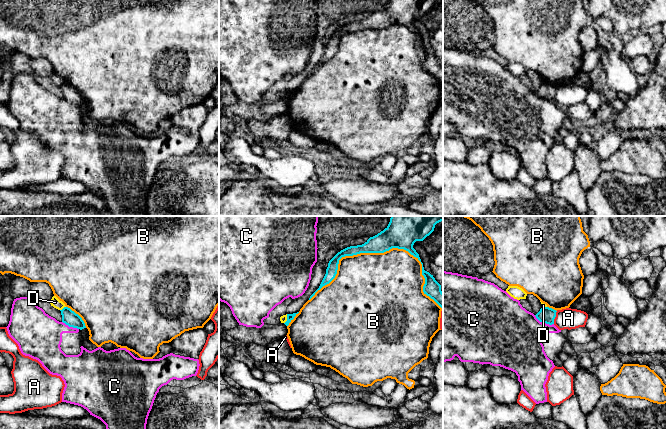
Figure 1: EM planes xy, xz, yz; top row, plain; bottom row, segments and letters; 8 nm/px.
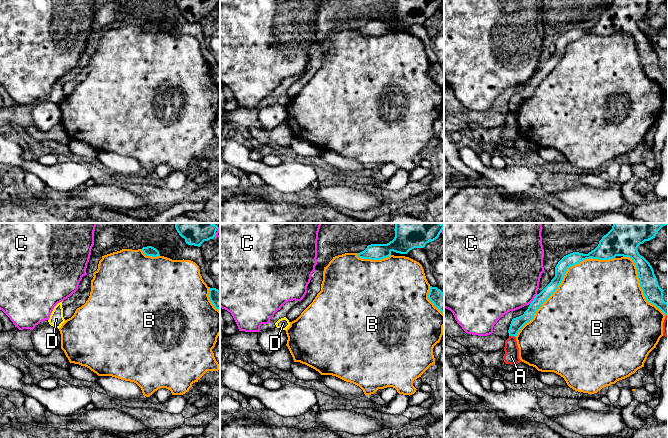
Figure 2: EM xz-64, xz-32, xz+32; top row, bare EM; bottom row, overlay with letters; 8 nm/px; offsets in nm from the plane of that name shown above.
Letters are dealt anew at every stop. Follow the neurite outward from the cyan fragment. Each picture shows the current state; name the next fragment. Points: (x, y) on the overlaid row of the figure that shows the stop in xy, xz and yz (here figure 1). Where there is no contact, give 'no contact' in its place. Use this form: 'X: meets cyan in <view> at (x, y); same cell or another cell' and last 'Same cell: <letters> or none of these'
A: meets cyan in yz at (554, 317); another cell
B: meets cyan in xz at (382, 252); another cell
C: meets cyan in yz at (544, 322); another cell
D: meets cyan in xy at (63, 308); another cell
Same cell: none of these

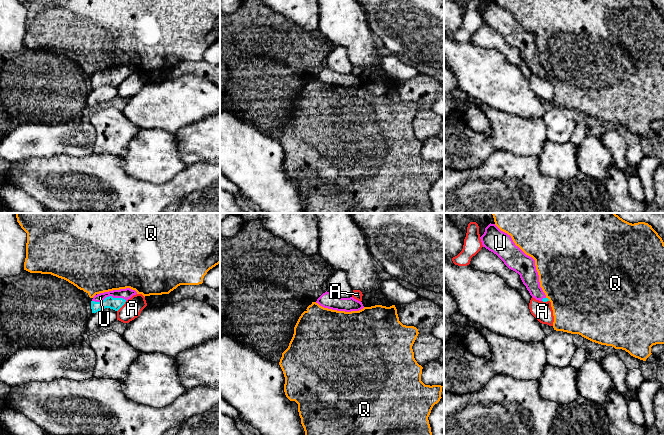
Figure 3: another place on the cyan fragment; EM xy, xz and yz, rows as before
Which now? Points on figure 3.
A: meets cyan in xy at (122, 305); another cell
Q: meets cyan in yz at (548, 299); another cell
U: meets cyan in xy at (109, 296); same cell
Same cell: U

